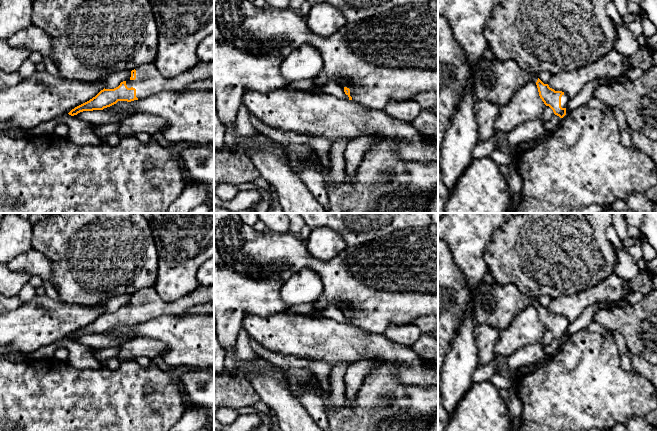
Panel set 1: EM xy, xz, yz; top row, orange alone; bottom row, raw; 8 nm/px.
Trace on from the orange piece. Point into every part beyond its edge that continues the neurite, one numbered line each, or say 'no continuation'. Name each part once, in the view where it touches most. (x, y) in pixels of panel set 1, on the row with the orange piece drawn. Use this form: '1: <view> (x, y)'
1: xy (149, 81)

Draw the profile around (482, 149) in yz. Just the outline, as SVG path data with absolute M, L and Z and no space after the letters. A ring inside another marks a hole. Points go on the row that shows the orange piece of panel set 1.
M496 139L478 141L472 152L473 159L490 157L496 147Z

